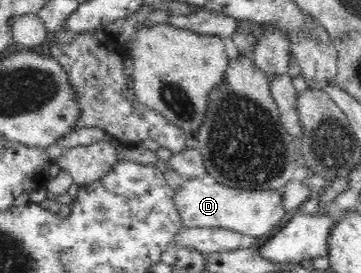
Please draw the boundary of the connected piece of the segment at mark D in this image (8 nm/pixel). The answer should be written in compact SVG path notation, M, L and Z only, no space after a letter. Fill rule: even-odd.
M200 177L185 179L175 190L176 207L180 213L180 219L184 227L188 228L225 228L234 232L240 232L254 238L259 238L268 234L276 225L280 225L280 220L286 216L286 211L282 206L282 193L280 190L240 190L230 188L216 182L204 182Z

